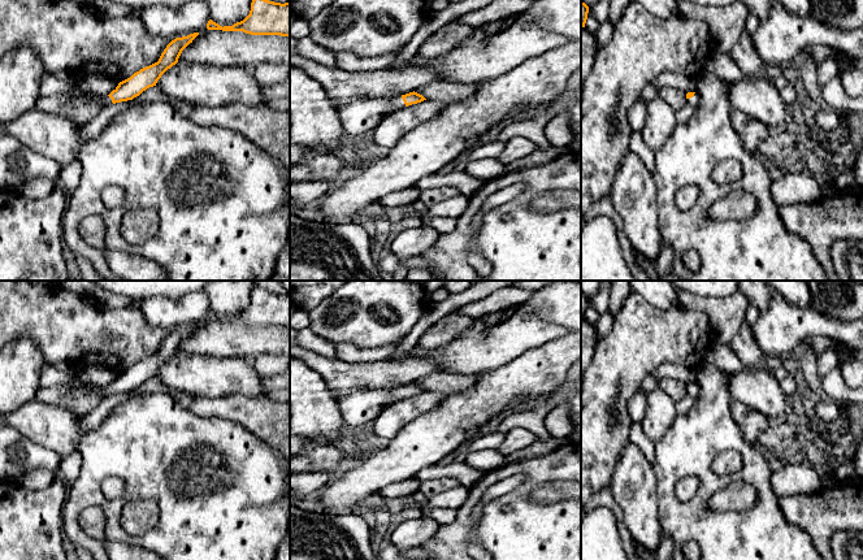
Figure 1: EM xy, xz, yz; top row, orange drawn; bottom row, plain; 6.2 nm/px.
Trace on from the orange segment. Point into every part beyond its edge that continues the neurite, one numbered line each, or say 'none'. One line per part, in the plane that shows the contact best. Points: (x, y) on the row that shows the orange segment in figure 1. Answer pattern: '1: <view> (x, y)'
1: xz (361, 116)

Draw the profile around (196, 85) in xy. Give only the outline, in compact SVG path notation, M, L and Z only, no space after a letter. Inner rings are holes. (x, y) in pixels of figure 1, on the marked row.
M177 62L161 75L156 87L190 107L266 104L253 68Z

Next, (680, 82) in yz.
M663 73L658 75L651 83L658 88L673 87L685 94L697 92L697 81L694 78L689 78L675 73Z

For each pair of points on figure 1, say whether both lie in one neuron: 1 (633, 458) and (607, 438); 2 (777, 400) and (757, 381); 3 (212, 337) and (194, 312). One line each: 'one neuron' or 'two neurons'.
1: two neurons
2: one neuron
3: two neurons

